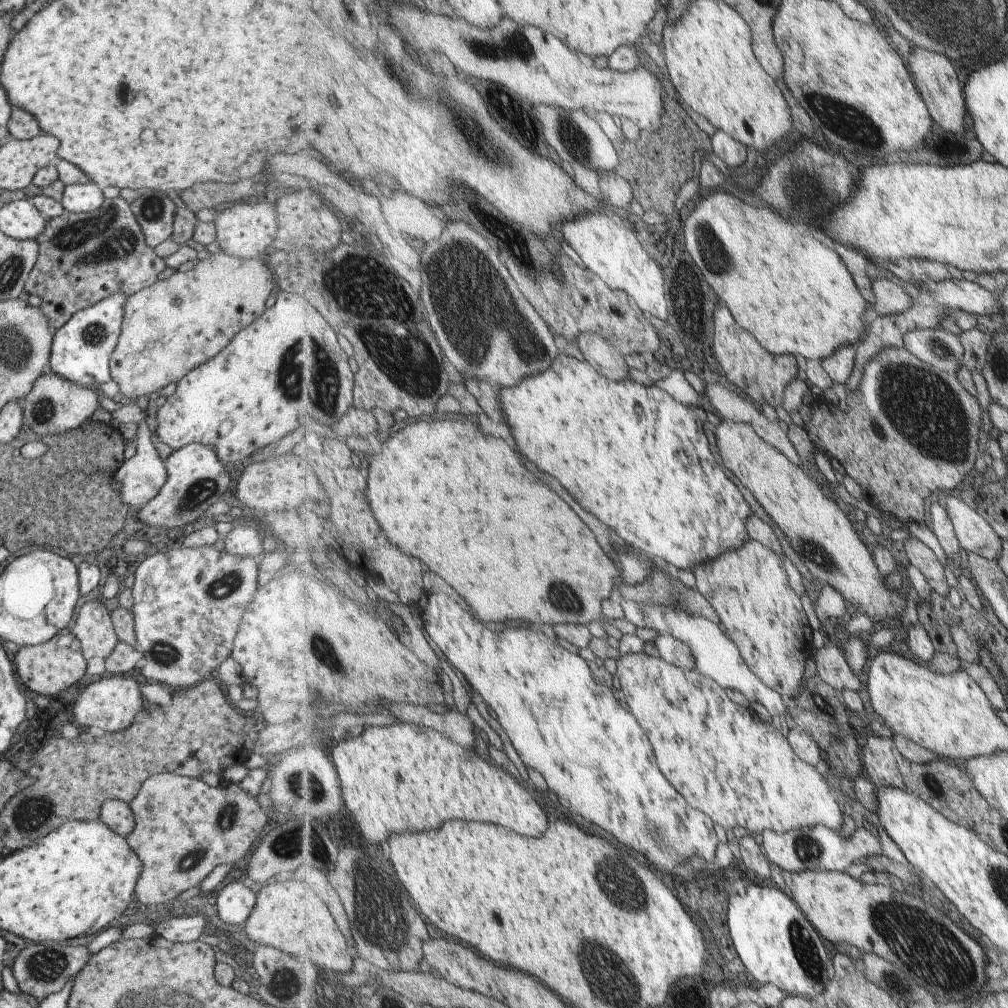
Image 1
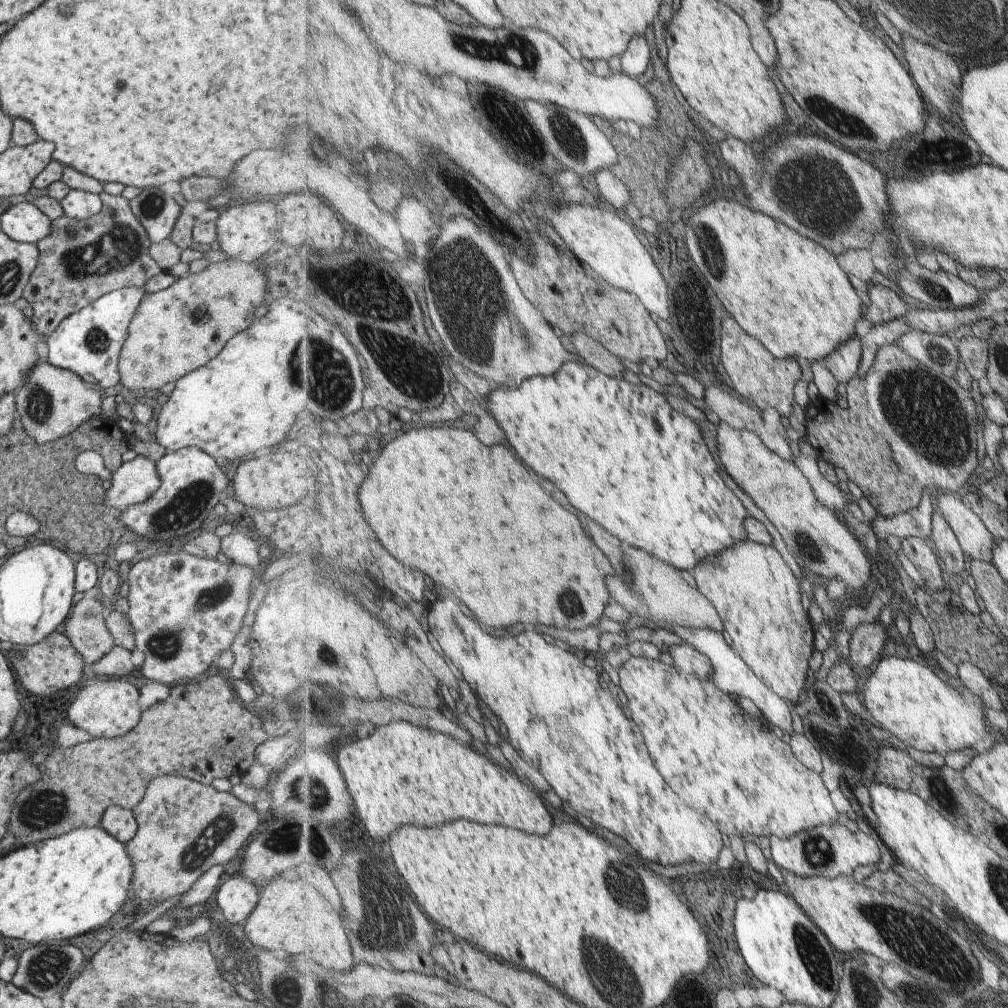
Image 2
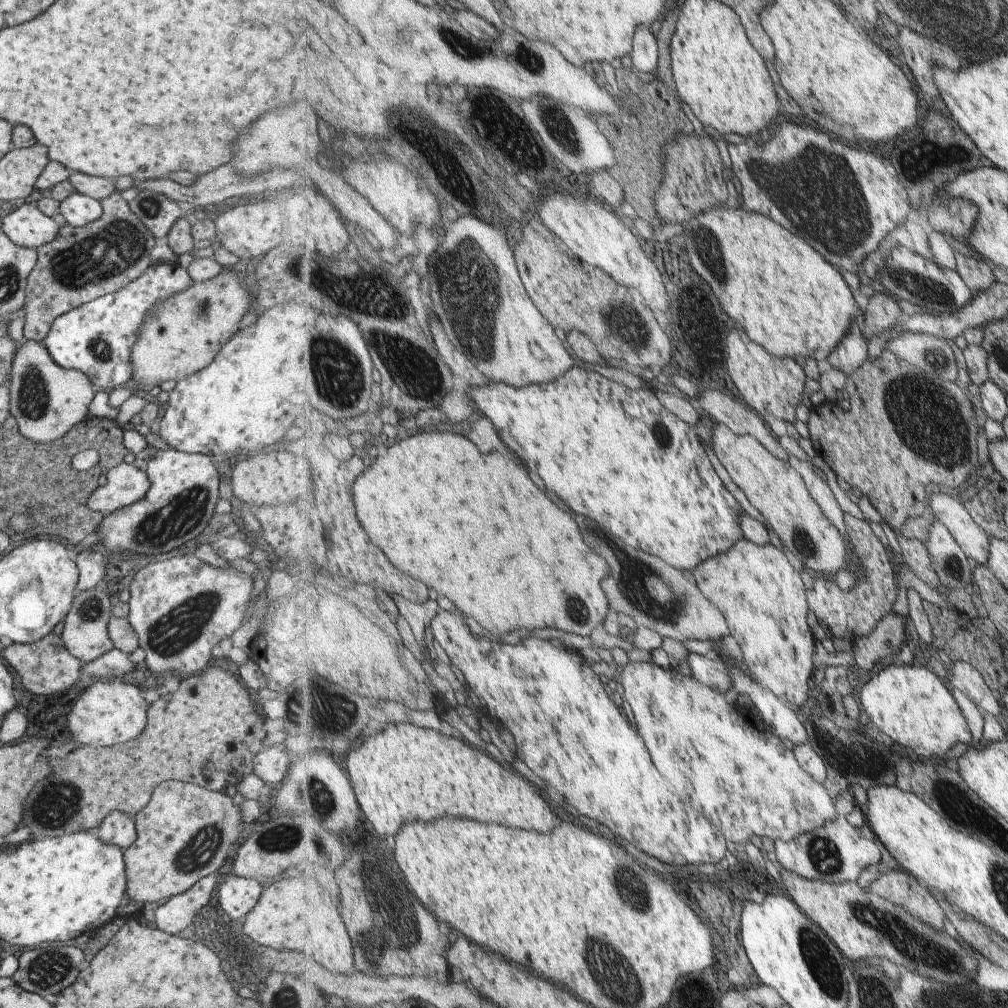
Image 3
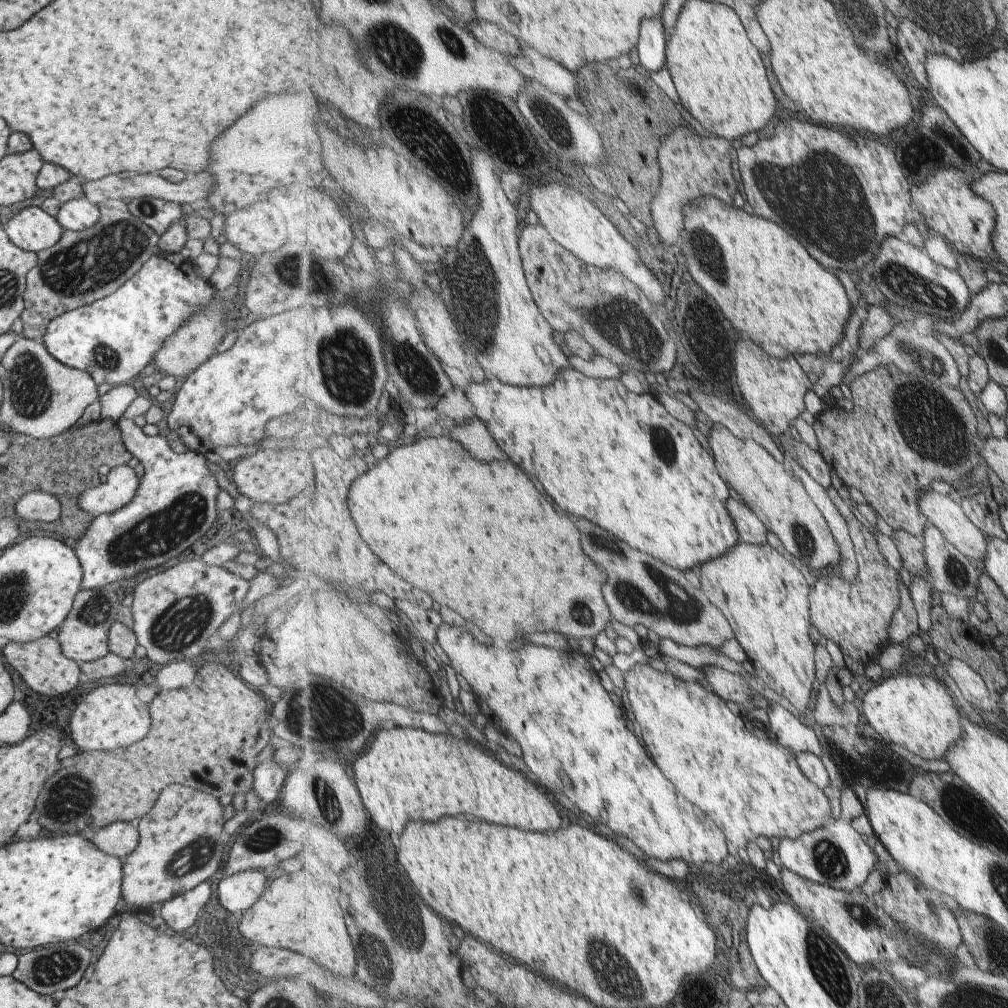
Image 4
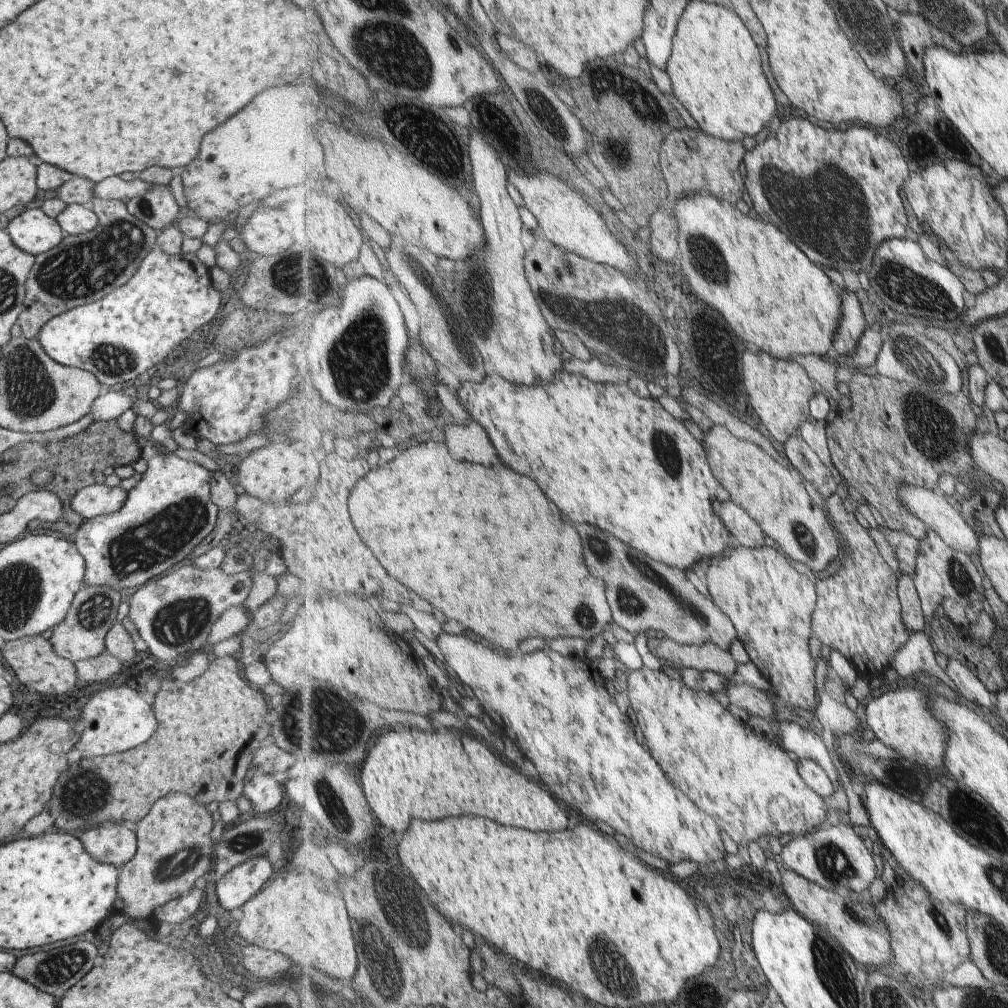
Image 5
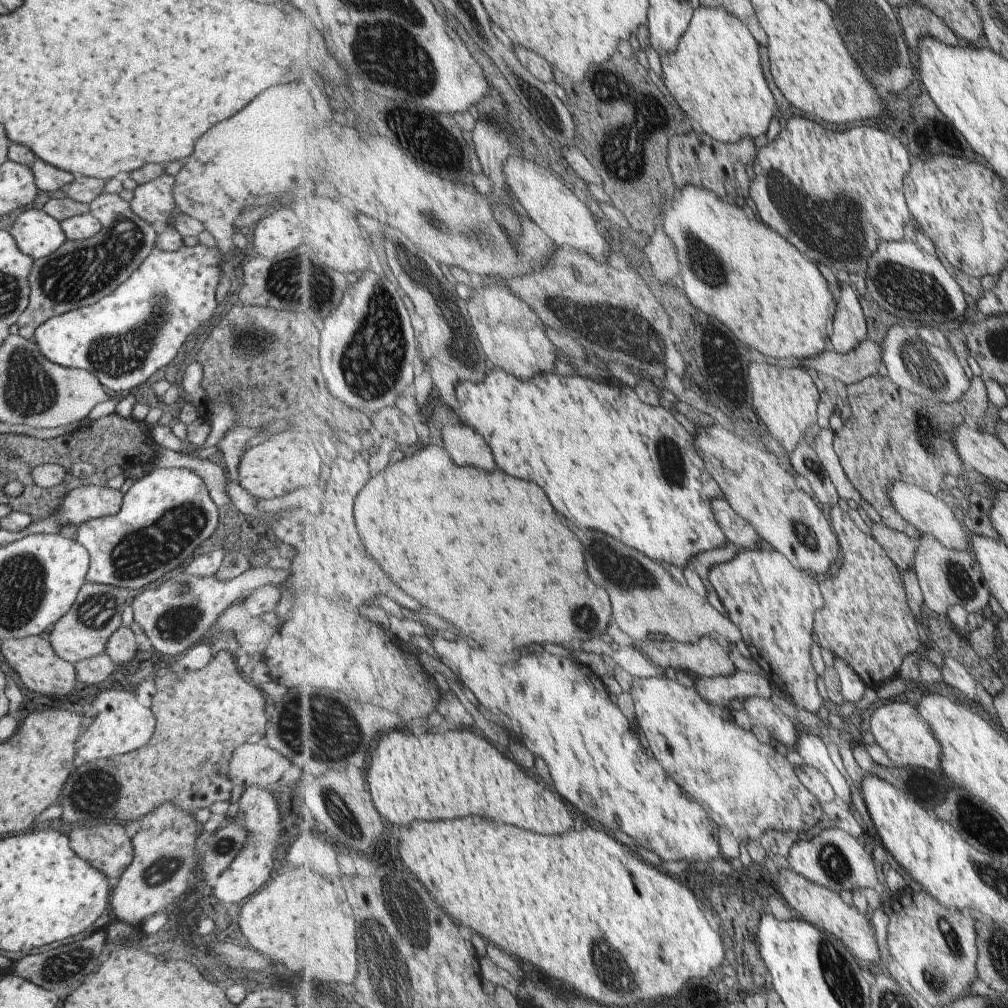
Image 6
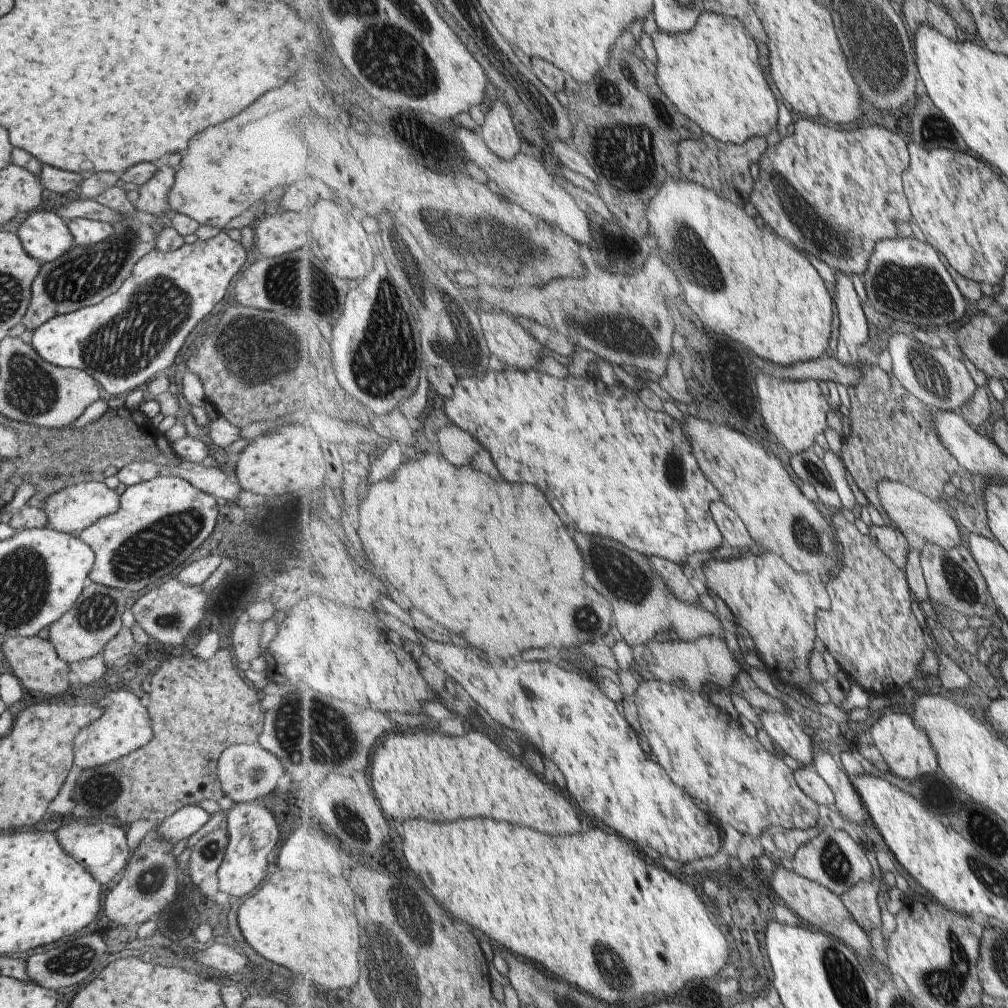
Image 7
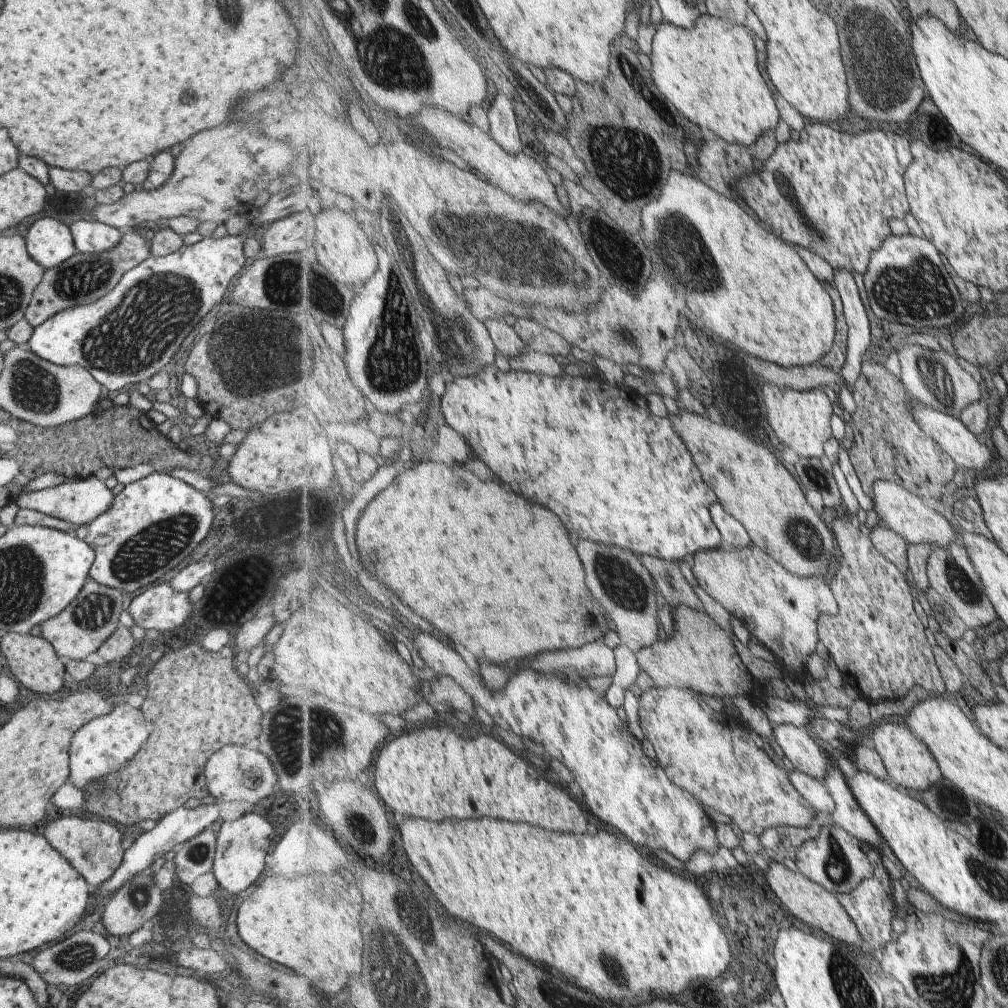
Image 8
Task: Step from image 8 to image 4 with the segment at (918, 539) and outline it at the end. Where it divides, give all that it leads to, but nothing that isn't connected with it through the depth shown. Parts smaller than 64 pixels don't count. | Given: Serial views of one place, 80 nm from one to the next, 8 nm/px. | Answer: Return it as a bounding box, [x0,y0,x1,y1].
[919,490,986,564]

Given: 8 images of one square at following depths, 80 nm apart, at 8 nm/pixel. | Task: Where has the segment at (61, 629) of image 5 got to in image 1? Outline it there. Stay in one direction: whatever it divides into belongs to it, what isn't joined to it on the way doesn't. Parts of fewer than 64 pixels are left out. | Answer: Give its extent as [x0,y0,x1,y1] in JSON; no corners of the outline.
[70,599,118,658]

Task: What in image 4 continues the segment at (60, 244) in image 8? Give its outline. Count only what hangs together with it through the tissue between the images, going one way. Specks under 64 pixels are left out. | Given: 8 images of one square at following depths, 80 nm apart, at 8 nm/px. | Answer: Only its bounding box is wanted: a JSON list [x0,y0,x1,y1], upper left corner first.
[2,207,63,254]

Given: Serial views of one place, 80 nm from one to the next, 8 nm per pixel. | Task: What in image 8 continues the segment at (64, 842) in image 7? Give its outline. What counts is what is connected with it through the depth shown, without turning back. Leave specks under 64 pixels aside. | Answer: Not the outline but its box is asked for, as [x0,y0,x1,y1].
[43,815,122,890]

